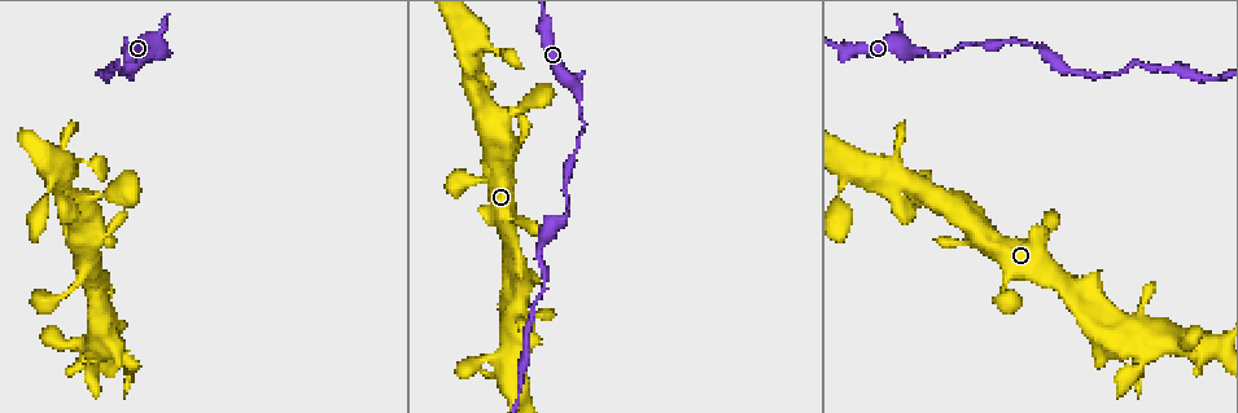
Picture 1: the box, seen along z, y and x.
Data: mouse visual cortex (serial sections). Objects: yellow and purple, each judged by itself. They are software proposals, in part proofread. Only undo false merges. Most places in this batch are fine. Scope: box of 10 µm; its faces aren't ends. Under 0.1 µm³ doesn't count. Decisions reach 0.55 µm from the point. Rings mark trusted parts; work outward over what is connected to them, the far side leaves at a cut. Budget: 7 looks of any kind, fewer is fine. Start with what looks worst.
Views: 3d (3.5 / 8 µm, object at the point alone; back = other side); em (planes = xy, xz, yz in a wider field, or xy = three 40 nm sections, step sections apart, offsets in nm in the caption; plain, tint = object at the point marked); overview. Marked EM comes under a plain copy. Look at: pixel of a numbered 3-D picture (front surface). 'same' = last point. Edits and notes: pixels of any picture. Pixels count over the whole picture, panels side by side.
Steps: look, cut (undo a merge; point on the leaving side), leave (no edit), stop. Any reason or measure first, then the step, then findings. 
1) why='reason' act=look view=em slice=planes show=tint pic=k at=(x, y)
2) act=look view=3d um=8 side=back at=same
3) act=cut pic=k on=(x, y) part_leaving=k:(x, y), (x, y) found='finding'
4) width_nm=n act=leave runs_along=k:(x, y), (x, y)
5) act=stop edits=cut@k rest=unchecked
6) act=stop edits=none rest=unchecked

why='sudden change in width' act=look view=3d um=3.5 pic=1 at=(922, 52)

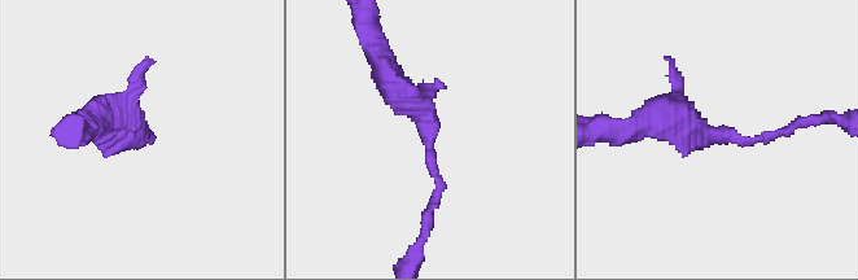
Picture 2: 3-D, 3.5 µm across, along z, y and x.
why='shape alone is not enough' act=look view=em slice=xy step=3 show=tint pic=2 at=(431, 130)

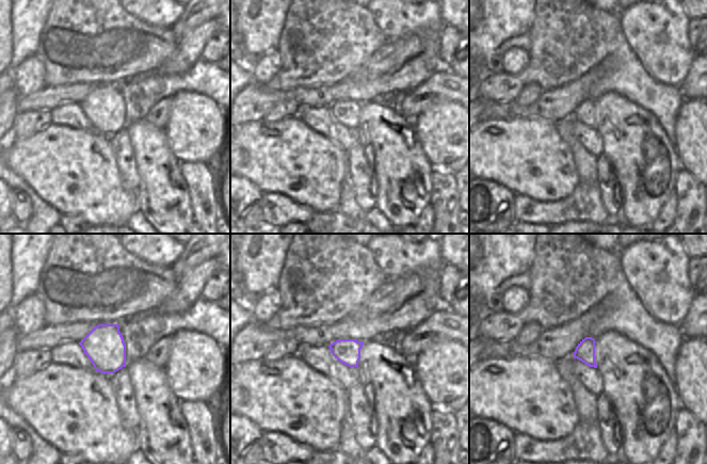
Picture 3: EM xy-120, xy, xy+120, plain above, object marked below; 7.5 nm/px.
why='cut it another way' act=look view=em slice=planes show=tint at=same

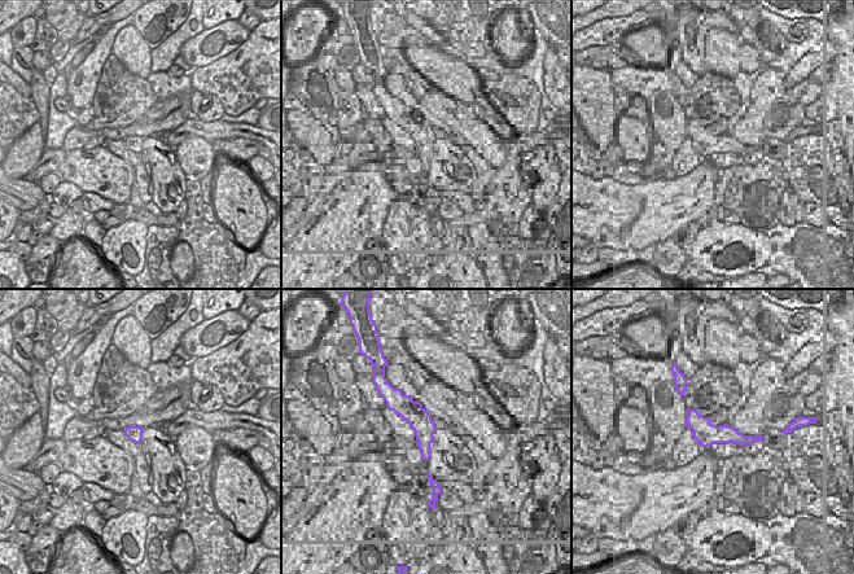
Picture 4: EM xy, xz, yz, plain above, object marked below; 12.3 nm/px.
act=leave runs_along=2:(382, 68), (430, 123), (438, 180), (430, 210) found='one cell here'

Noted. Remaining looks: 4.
why='sharp bend' act=look view=3d um=3.5 pic=1 at=(68, 161)

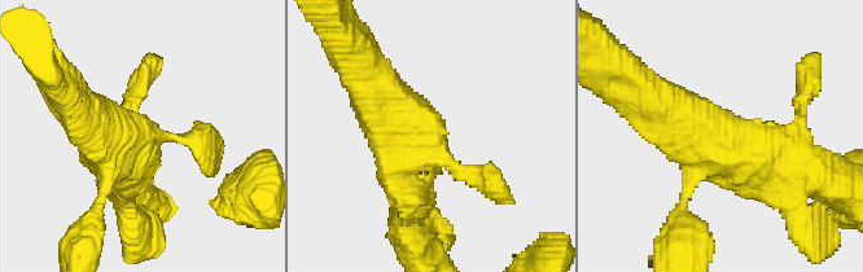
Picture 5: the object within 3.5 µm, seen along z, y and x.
why='now the EM' act=look view=em slice=planes show=tint pic=5 at=(424, 151)

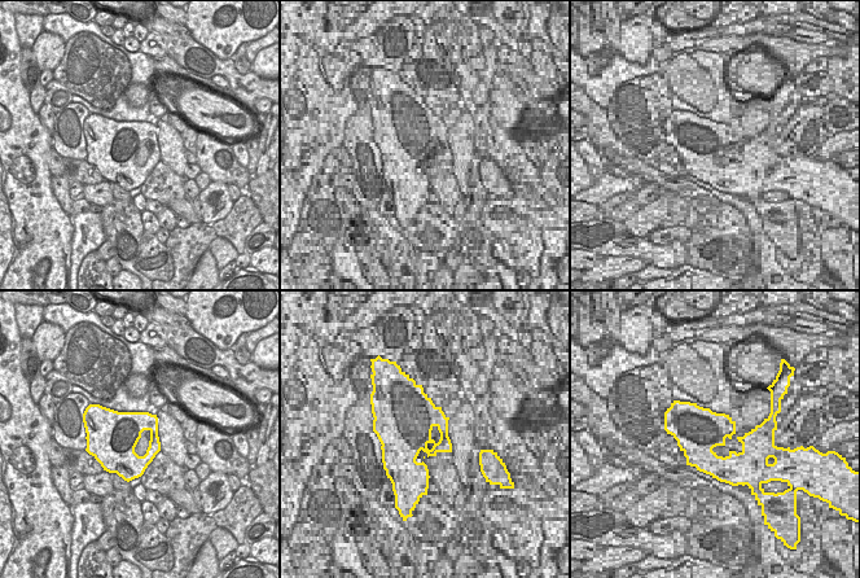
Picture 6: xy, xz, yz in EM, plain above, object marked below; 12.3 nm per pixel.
act=leave runs_along=5:(407, 200), (399, 147), (499, 189) found='continuous, no second cell'

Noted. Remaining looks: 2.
why='thin neck' act=look view=em slice=xy step=3 show=tint pic=1 at=(483, 180)

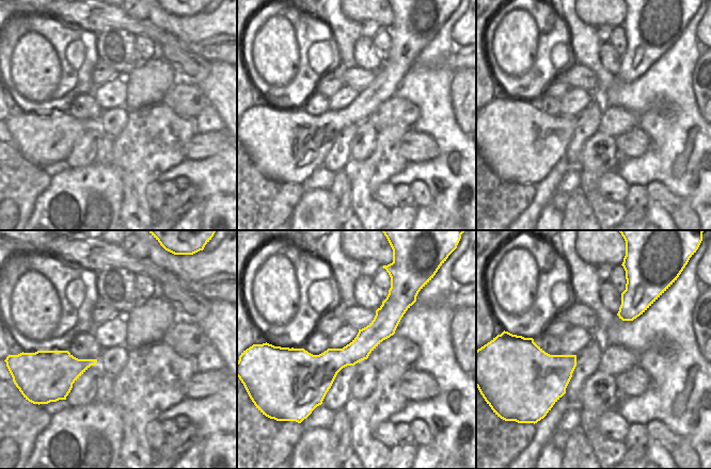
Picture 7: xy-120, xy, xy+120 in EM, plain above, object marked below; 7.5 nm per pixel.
why='see where the arms go' act=look view=3d um=3.5 at=same

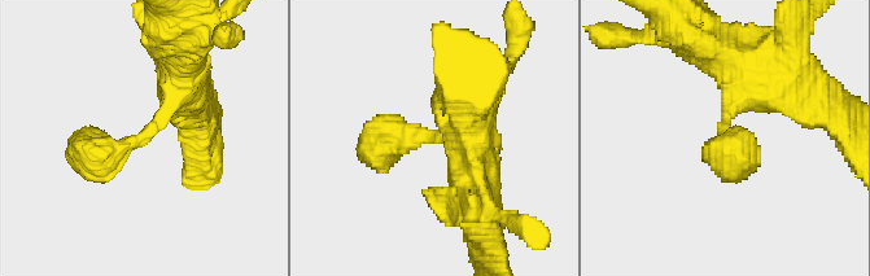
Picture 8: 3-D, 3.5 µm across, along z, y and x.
act=leave runs_along=8:(179, 61), (140, 140), (92, 153), (81, 132) found='continuous, no second cell'

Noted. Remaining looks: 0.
act=stop edits=none rest=unchecked

